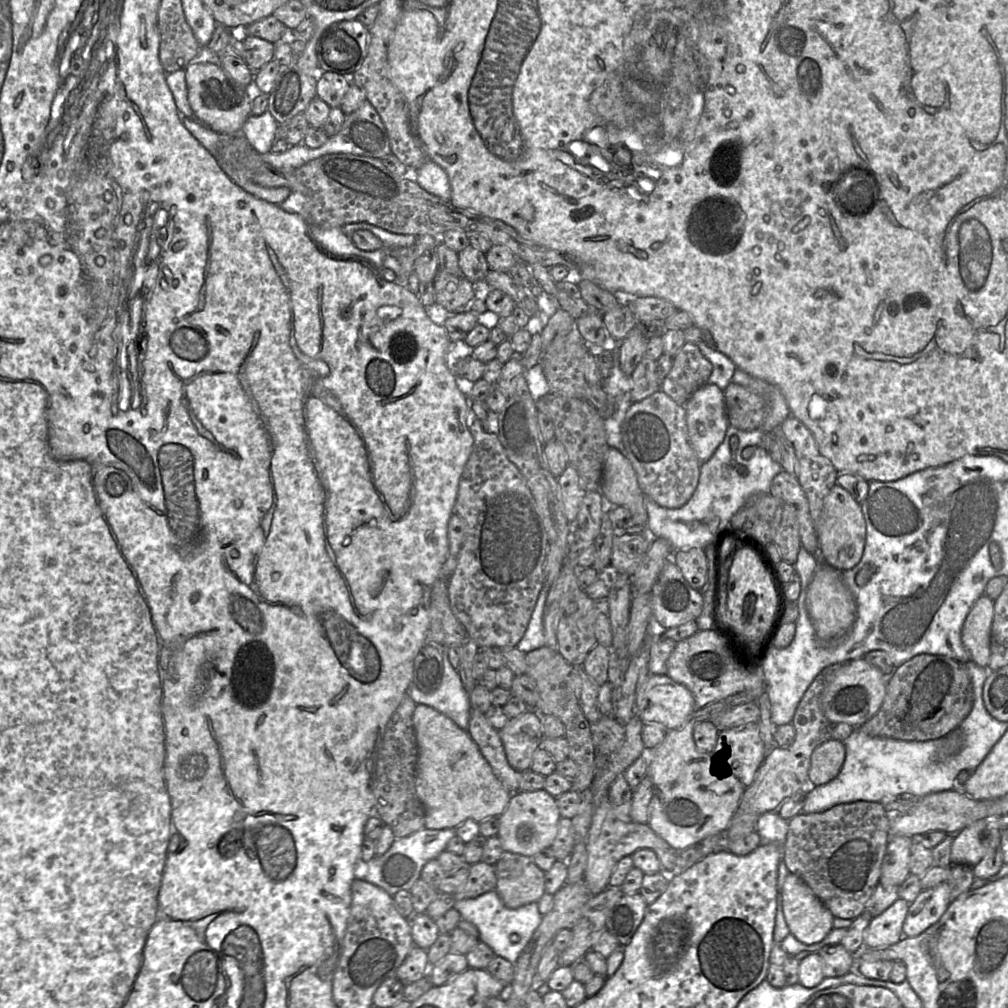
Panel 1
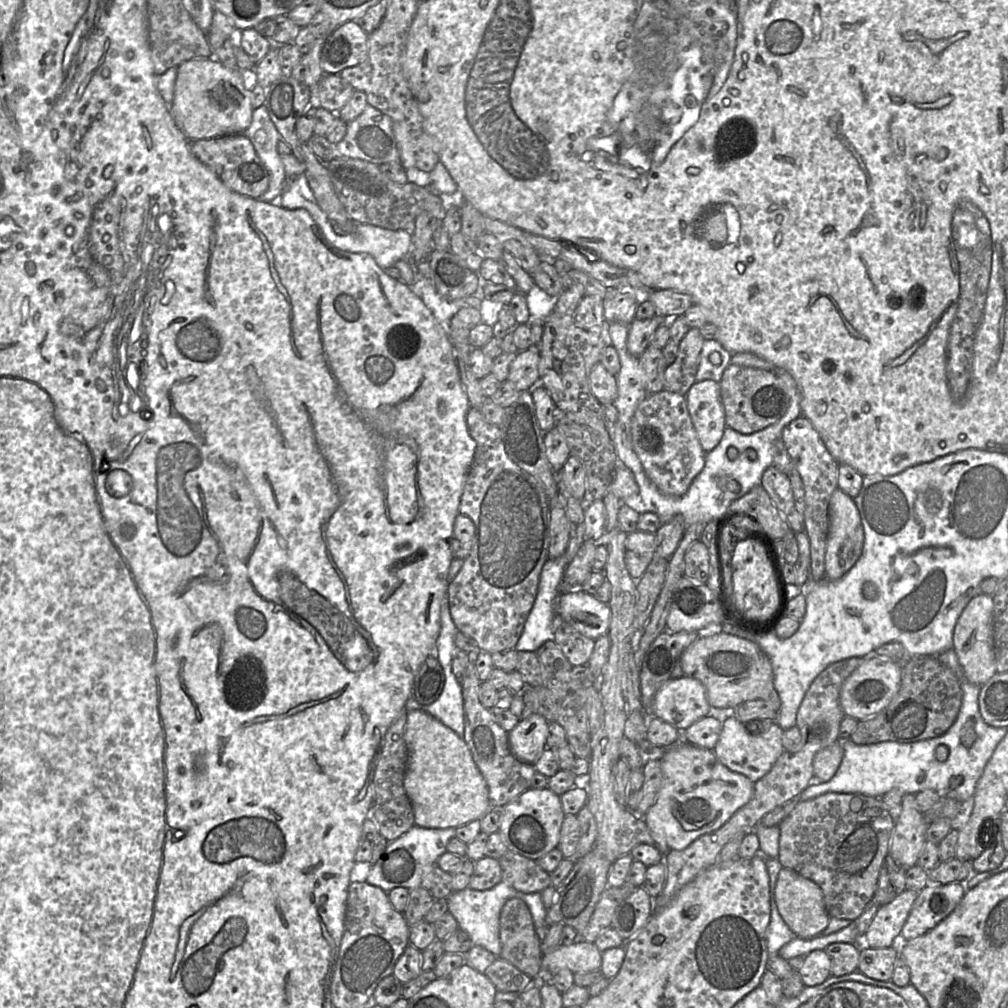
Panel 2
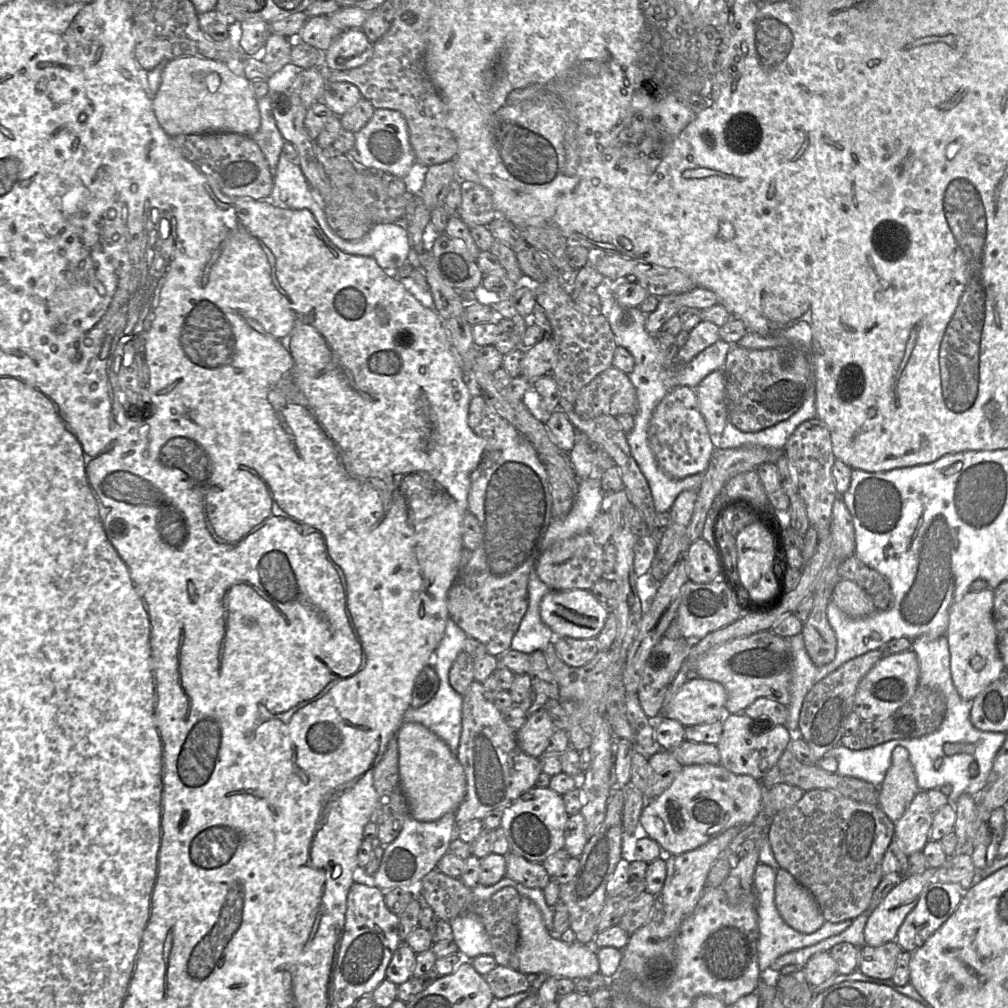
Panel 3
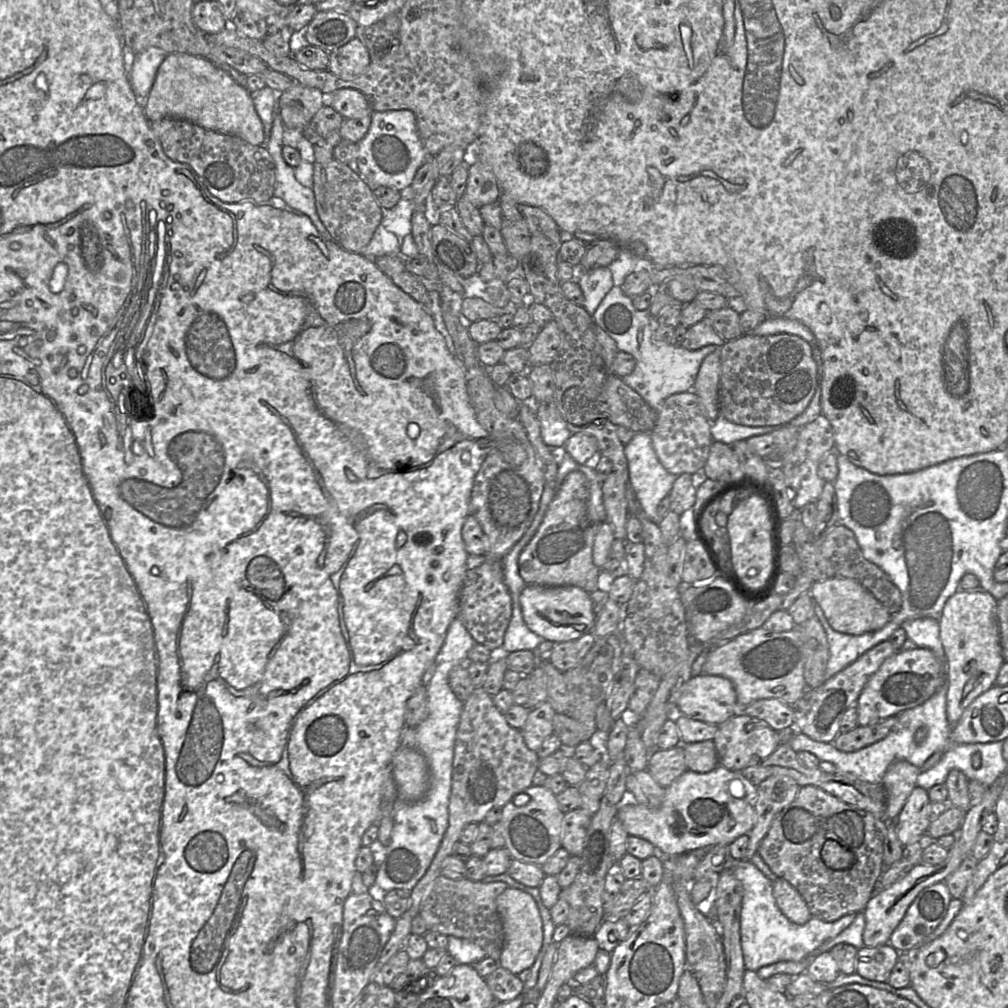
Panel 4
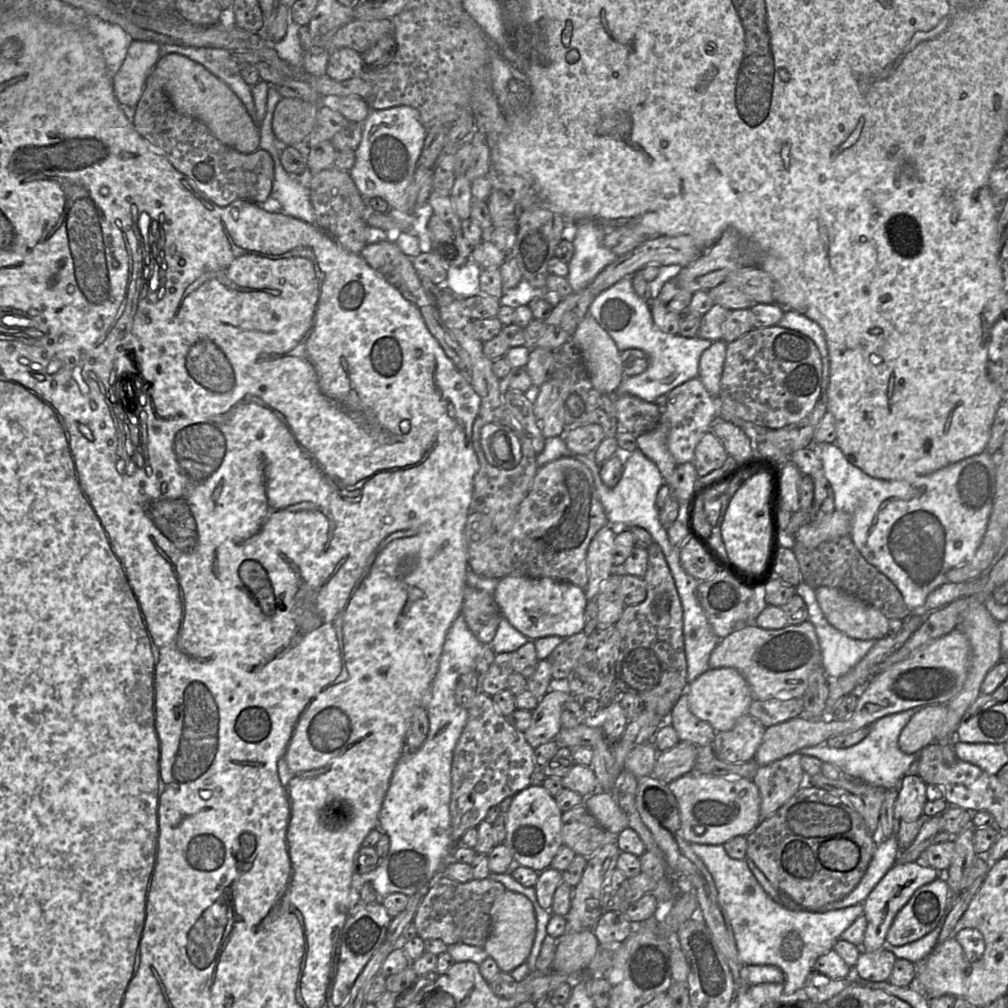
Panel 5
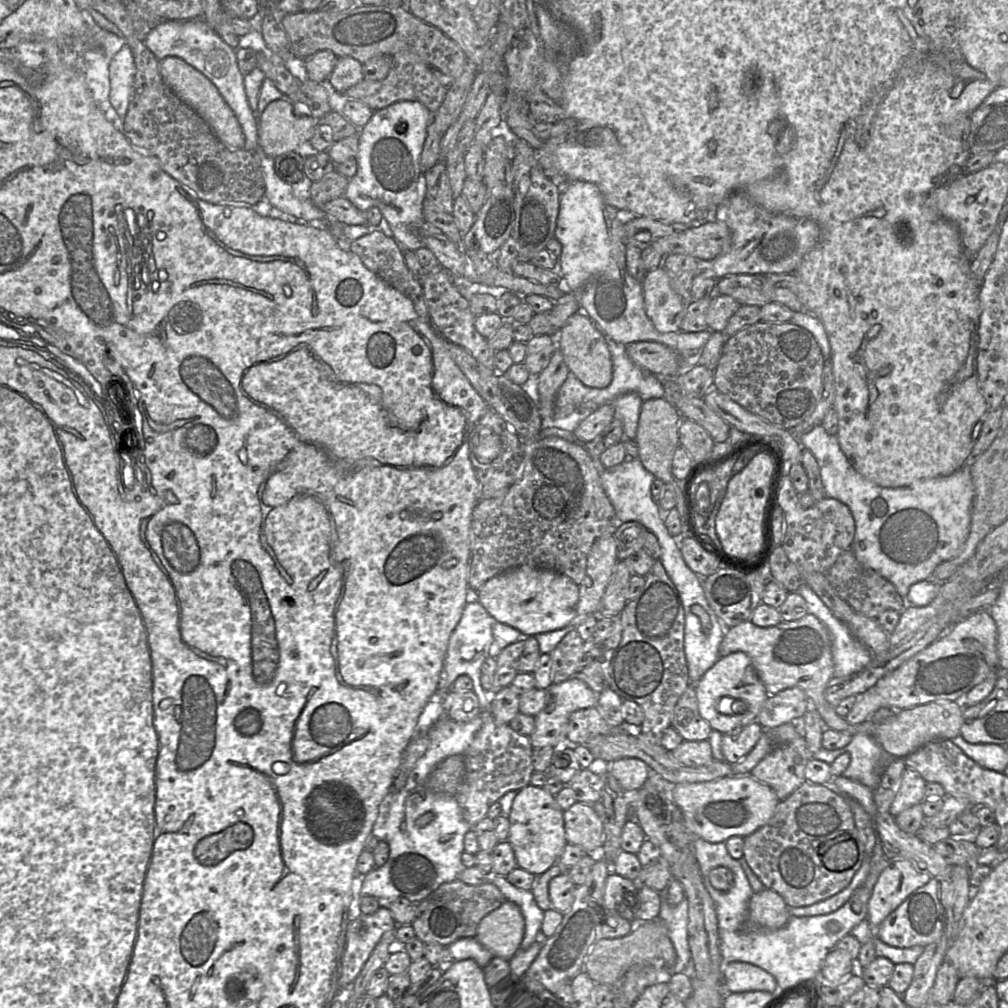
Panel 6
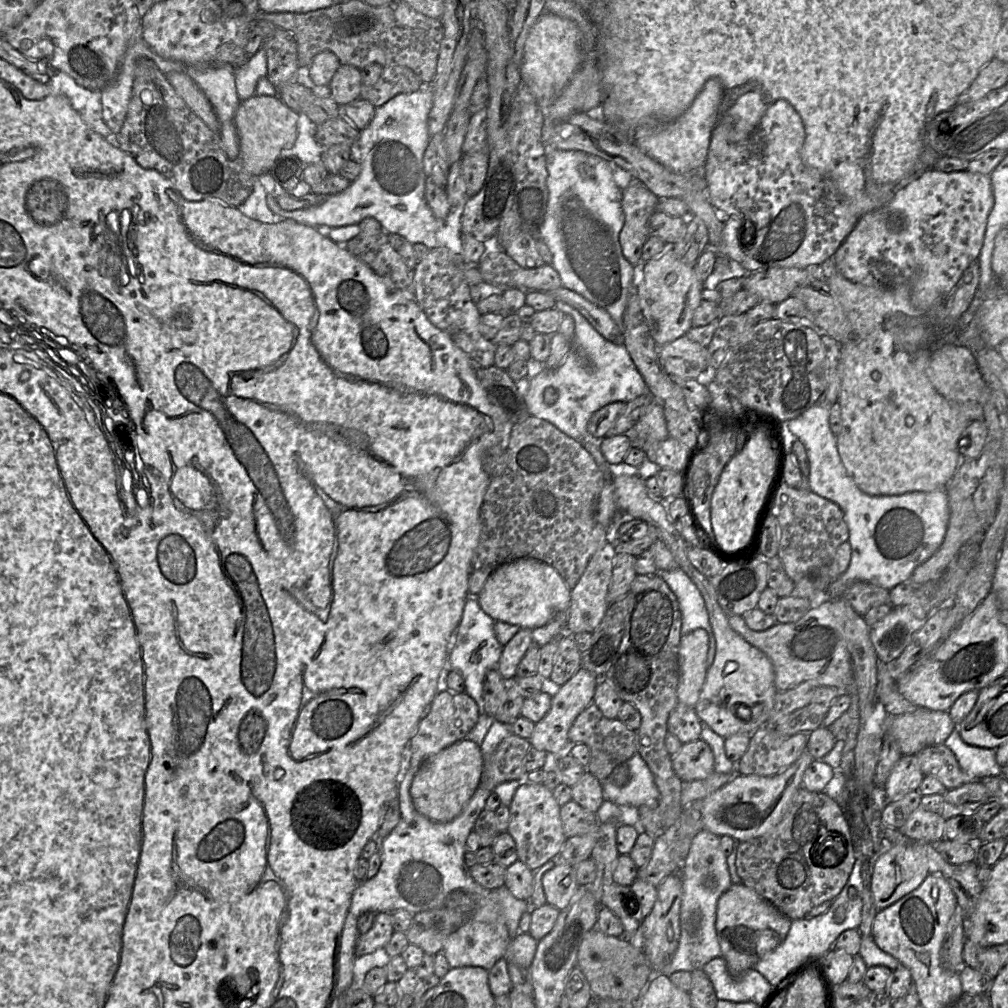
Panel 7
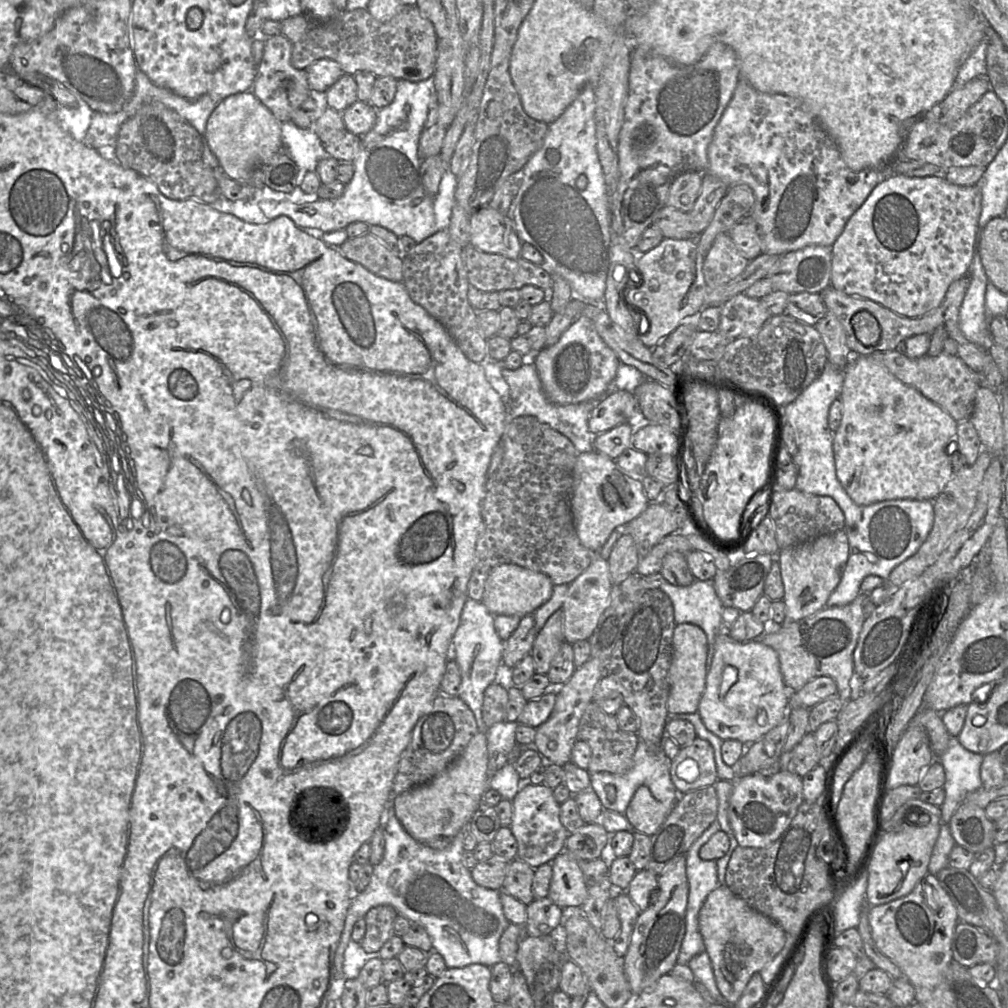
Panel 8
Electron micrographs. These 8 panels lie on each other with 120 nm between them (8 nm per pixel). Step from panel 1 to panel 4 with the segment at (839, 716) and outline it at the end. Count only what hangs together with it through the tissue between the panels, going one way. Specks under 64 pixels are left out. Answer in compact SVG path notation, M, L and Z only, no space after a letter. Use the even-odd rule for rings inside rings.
M906 644L903 650L885 660L866 683L857 701L858 725L866 726L922 704L937 692L944 681L946 668L931 650Z

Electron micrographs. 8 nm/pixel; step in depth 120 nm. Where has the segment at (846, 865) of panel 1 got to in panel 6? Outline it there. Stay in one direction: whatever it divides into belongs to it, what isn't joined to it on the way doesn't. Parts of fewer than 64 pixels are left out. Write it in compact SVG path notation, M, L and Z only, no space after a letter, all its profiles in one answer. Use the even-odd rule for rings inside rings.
M806 781L787 798L779 802L766 824L744 837L743 858L764 886L777 892L788 906L809 906L837 894L850 884L855 873L860 869L865 858L865 848L859 838L846 796L836 792L830 785L819 785ZM844 834L849 834L850 839L856 842L859 852L858 860L847 870L830 871L823 865L818 849L821 843Z

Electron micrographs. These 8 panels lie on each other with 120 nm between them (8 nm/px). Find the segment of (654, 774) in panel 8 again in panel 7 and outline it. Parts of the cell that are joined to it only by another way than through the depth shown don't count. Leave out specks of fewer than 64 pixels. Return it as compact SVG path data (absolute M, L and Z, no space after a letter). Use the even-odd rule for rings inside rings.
M637 752L625 763L630 770L630 781L624 786L616 786L609 779L601 781L605 800L636 808L642 805L658 807L660 793L645 760Z

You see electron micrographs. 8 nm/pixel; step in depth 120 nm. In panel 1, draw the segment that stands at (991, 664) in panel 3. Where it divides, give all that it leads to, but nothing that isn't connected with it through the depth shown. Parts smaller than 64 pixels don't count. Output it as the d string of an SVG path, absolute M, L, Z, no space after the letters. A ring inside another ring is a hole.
M987 595L980 596L970 609L961 631L961 640L970 653L971 661L988 668L991 653L991 629L994 618L994 600Z

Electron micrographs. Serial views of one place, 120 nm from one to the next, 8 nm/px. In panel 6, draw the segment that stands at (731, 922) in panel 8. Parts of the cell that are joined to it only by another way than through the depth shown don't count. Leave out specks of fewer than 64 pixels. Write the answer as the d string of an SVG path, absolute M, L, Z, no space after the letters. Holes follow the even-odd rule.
M774 890L754 892L749 900L749 917L759 927L775 930L786 925L791 915L784 899Z

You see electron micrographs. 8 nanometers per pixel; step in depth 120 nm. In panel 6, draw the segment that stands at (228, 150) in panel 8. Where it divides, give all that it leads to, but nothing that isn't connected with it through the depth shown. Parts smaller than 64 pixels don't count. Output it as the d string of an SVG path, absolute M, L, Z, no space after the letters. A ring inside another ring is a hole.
M288 99L270 102L258 118L258 145L269 157L276 158L297 150L313 136L316 119L299 112Z

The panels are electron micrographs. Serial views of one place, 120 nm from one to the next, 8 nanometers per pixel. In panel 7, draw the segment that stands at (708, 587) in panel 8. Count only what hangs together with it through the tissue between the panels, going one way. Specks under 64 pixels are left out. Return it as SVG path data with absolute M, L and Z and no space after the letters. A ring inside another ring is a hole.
M680 567L669 571L661 571L658 574L677 597L682 615L682 636L698 628L707 631L709 637L707 665L710 667L716 655L716 640L710 624L707 608L699 589Z

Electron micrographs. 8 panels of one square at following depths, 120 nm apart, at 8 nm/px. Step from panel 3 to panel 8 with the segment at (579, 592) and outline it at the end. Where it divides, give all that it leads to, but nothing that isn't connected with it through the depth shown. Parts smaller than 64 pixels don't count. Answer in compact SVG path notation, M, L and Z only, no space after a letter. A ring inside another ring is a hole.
M500 564L492 569L486 580L482 603L493 615L516 615L522 618L533 614L550 599L553 586L550 578L543 573L516 564Z

